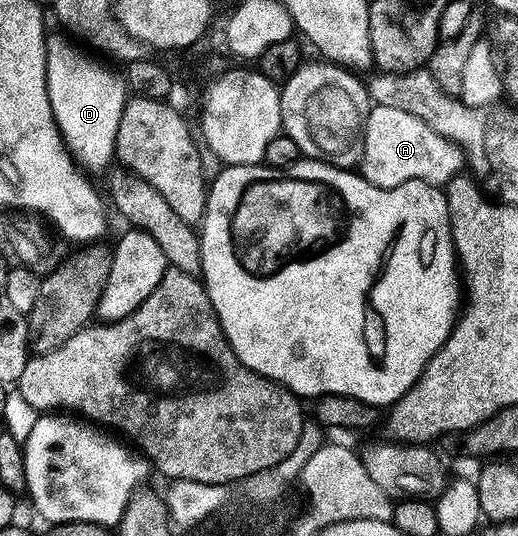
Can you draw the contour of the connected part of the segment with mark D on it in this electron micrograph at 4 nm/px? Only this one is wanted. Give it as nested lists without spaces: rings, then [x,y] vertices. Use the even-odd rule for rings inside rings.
[[[49,35],[44,42],[48,55],[46,70],[50,106],[54,110],[60,137],[76,163],[89,173],[100,172],[113,163],[118,122],[122,118],[124,103],[130,98],[130,93],[126,87],[125,77],[121,73],[119,76],[114,69],[107,68],[103,64],[105,63],[103,59],[87,51],[80,52],[81,45],[73,42],[67,35],[59,35]]]

